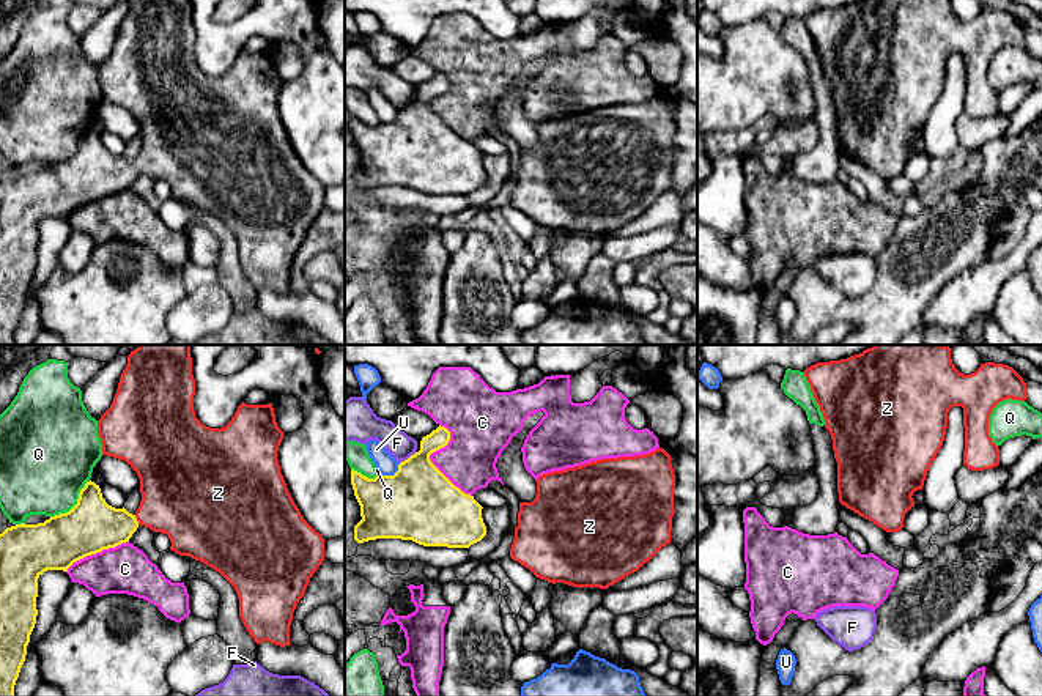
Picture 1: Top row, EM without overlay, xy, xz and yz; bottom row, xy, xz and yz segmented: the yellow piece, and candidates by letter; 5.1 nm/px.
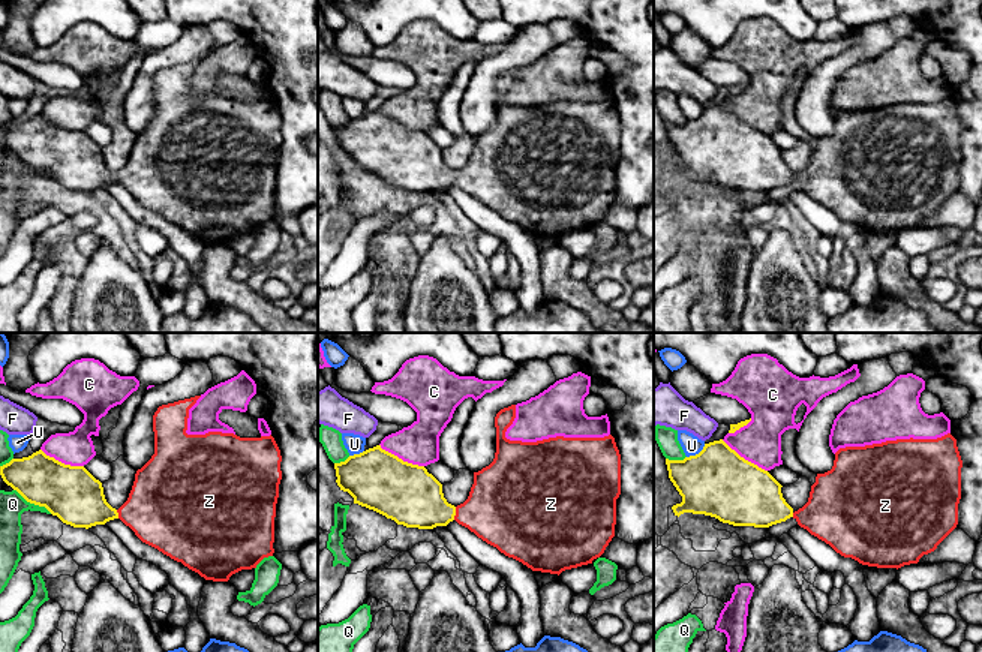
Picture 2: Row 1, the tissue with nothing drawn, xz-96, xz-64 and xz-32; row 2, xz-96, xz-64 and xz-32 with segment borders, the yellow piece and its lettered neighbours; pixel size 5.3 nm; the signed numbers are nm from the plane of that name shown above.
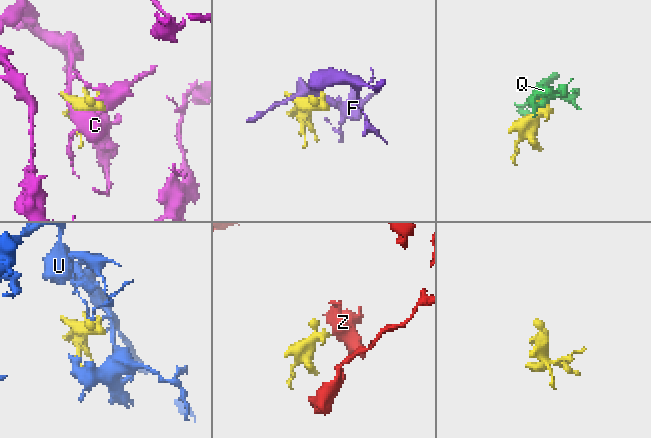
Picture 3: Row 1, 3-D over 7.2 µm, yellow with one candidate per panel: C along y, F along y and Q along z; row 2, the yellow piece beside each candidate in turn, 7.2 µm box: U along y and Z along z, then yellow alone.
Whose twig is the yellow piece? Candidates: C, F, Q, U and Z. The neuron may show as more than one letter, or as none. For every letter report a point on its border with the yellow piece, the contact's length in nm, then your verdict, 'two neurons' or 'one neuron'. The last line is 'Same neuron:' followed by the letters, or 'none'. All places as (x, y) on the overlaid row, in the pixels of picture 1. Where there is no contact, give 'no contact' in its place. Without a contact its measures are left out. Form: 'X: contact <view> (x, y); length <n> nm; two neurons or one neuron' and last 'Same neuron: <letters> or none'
C: contact xz (430, 460); length 400 nm; two neurons
F: contact xz (410, 457); length 110 nm; two neurons
Q: contact xy (76, 504); length 280 nm; two neurons
U: contact xz (391, 476); length 130 nm; two neurons
Z: contact xy (136, 520); length 50 nm; one neuron
Same neuron: Z

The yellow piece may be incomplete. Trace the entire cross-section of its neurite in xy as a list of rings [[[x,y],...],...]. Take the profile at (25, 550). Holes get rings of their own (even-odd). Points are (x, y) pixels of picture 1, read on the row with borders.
[[[140,345],[131,351],[113,402],[98,420],[98,435],[102,455],[124,460],[137,472],[142,493],[137,512],[132,515],[124,507],[109,505],[99,485],[90,480],[69,512],[38,524],[16,524],[0,534],[0,696],[14,696],[14,685],[36,624],[38,578],[47,570],[68,572],[74,562],[87,556],[129,542],[139,526],[167,534],[172,551],[219,572],[235,587],[239,617],[257,644],[291,644],[293,613],[324,561],[324,539],[304,520],[280,472],[277,450],[285,435],[275,422],[272,403],[242,402],[225,427],[209,428],[195,417],[194,395],[190,345]]]

